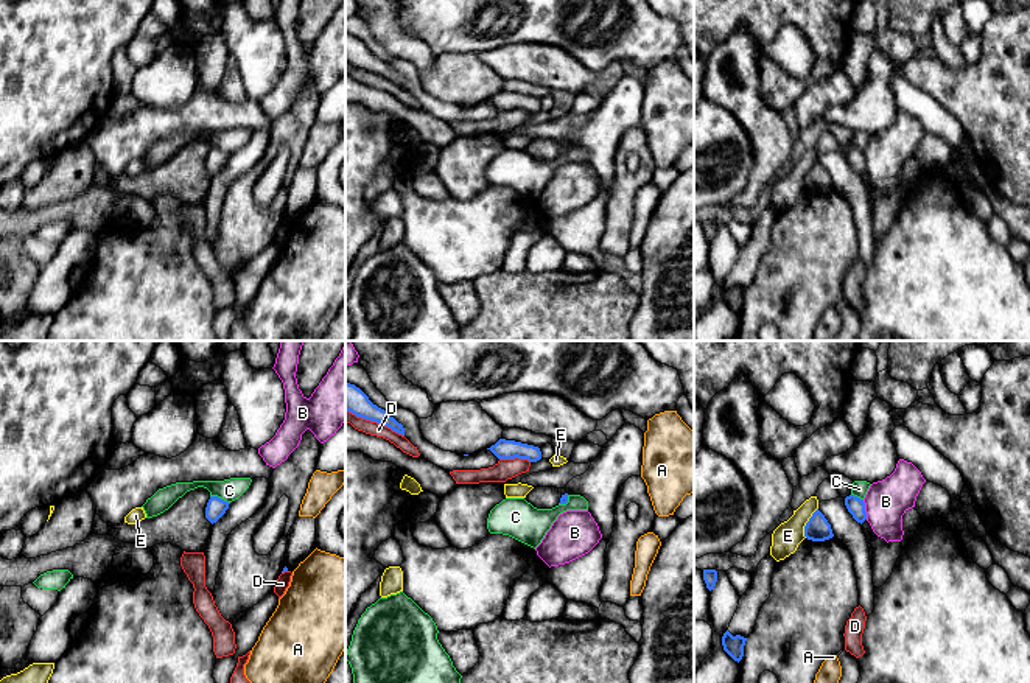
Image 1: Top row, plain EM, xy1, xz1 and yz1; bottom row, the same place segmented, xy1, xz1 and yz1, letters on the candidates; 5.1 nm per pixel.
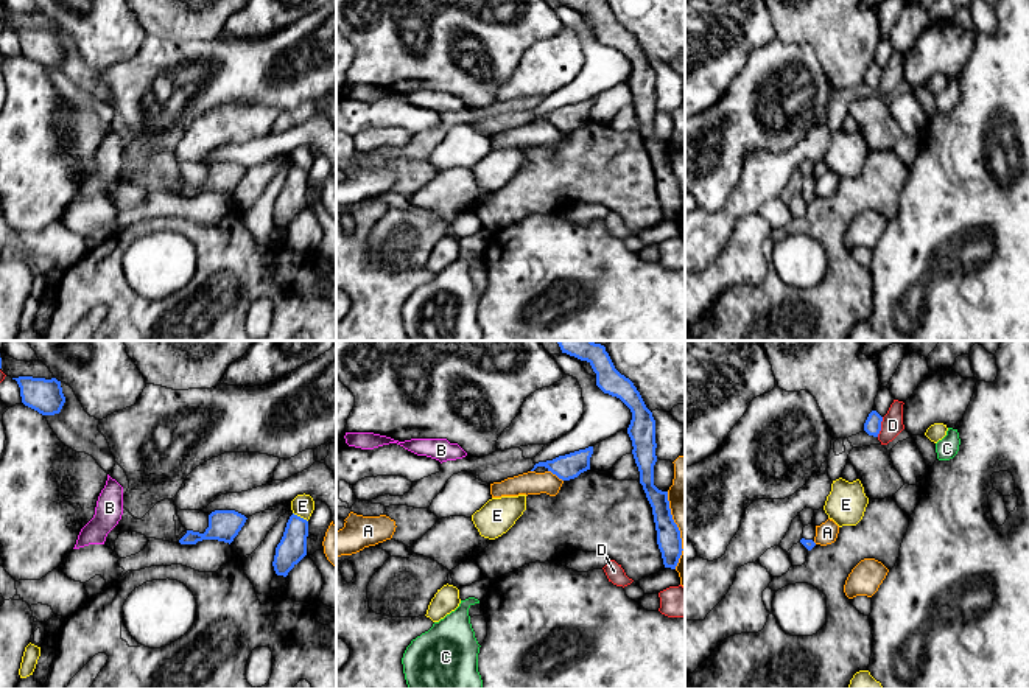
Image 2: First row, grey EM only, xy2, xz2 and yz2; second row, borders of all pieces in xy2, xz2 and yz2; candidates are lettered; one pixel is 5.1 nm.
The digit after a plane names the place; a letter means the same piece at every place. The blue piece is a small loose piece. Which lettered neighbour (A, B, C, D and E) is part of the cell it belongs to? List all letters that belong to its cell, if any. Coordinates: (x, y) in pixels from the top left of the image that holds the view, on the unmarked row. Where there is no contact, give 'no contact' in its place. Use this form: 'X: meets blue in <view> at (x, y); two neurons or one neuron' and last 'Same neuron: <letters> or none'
A: meets blue in xz2 at (679, 182); two neurons
B: meets blue in yz1 at (864, 161); two neurons
C: meets blue in xy1 at (220, 150); two neurons
D: meets blue in xz1 at (375, 72); two neurons
E: meets blue in yz1 at (806, 175); two neurons
Same neuron: none

